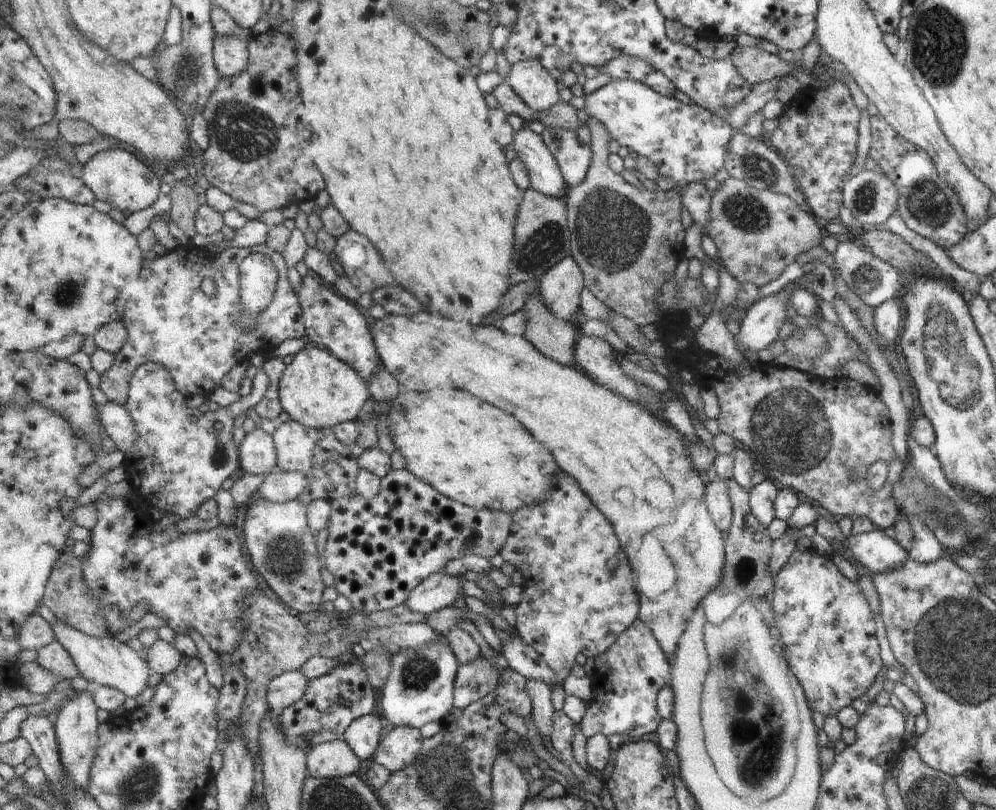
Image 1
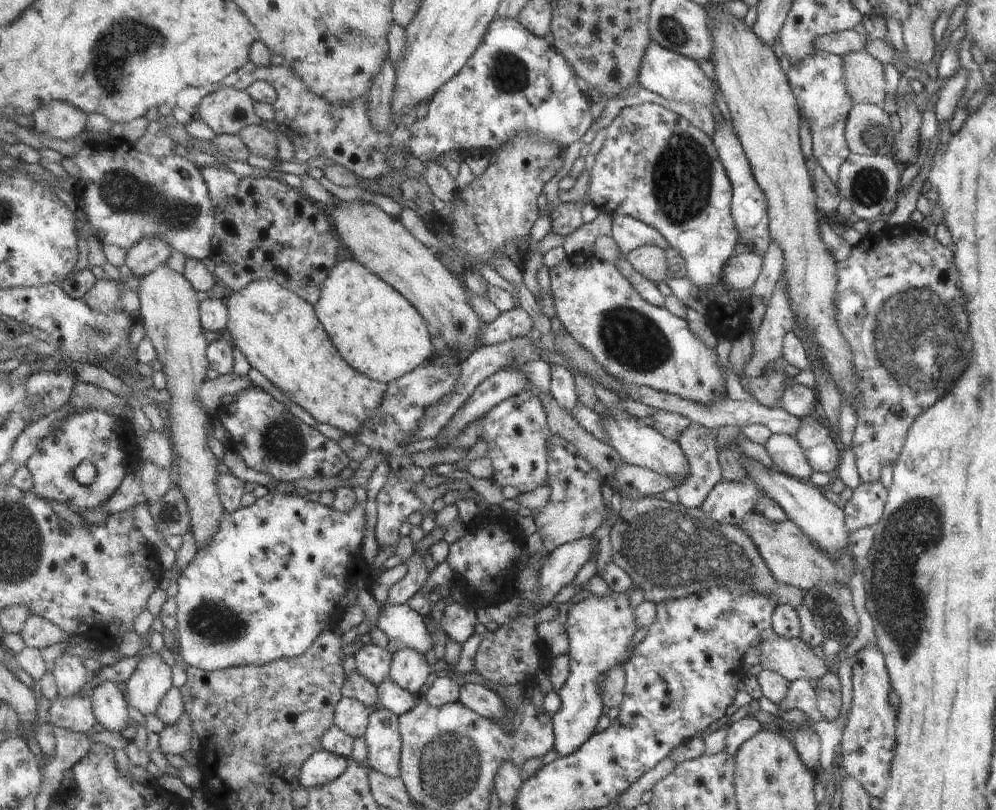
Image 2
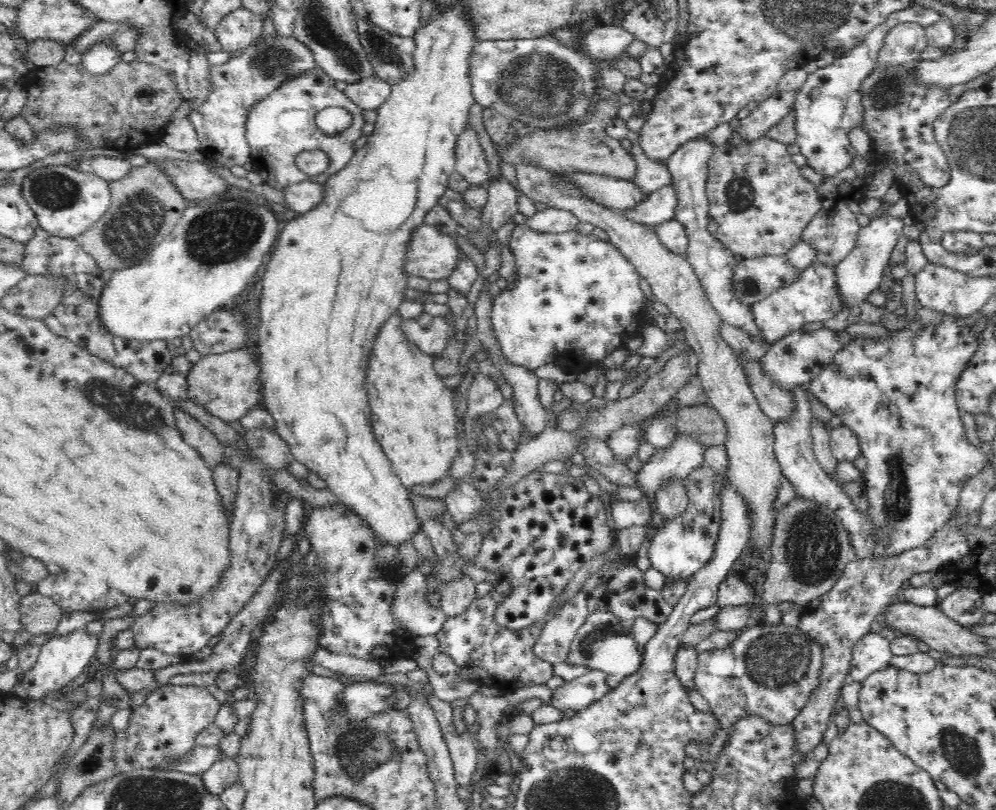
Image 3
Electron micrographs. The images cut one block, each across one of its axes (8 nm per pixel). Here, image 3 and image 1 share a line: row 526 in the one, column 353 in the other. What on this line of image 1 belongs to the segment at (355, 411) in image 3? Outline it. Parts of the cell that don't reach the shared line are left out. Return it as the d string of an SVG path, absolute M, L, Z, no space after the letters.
M313 345L288 361L280 383L280 396L290 419L311 429L333 429L337 424L357 421L365 402L372 398L367 380L363 380L351 364L337 359L324 347Z

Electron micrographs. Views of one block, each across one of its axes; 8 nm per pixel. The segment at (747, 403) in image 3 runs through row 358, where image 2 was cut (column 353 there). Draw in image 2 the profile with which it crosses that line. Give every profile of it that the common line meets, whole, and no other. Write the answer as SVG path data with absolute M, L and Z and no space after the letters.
M345 696L337 706L335 725L353 736L354 739L365 739L371 713L371 708L359 699Z

